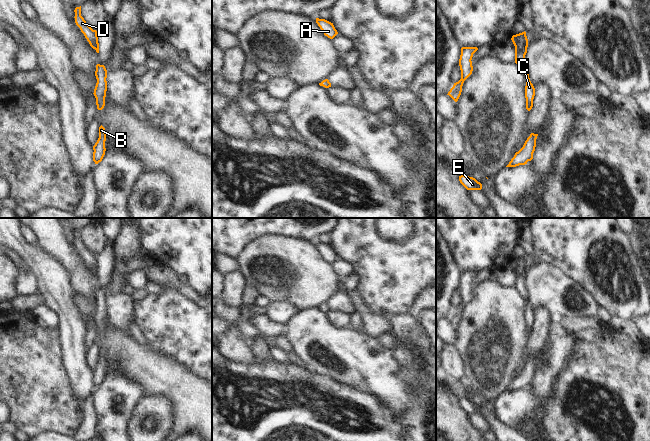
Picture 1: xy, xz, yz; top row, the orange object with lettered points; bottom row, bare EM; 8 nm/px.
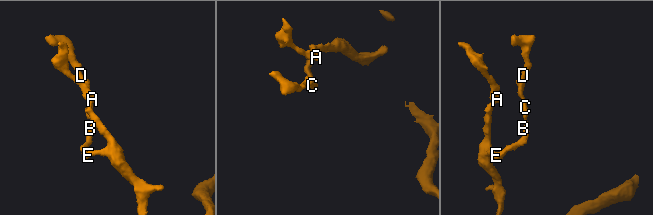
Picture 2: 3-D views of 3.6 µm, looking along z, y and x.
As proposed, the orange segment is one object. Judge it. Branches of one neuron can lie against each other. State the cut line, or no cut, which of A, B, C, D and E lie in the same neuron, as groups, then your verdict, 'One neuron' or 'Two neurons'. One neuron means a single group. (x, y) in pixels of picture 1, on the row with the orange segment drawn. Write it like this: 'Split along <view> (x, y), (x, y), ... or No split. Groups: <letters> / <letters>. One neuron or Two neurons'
No split. Groups: A B C D E. One neuron

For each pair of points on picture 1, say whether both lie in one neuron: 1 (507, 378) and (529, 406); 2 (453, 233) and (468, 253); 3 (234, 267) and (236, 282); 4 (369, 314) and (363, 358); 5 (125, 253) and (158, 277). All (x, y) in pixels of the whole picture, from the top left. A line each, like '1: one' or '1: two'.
1: two
2: one
3: two
4: two
5: two

